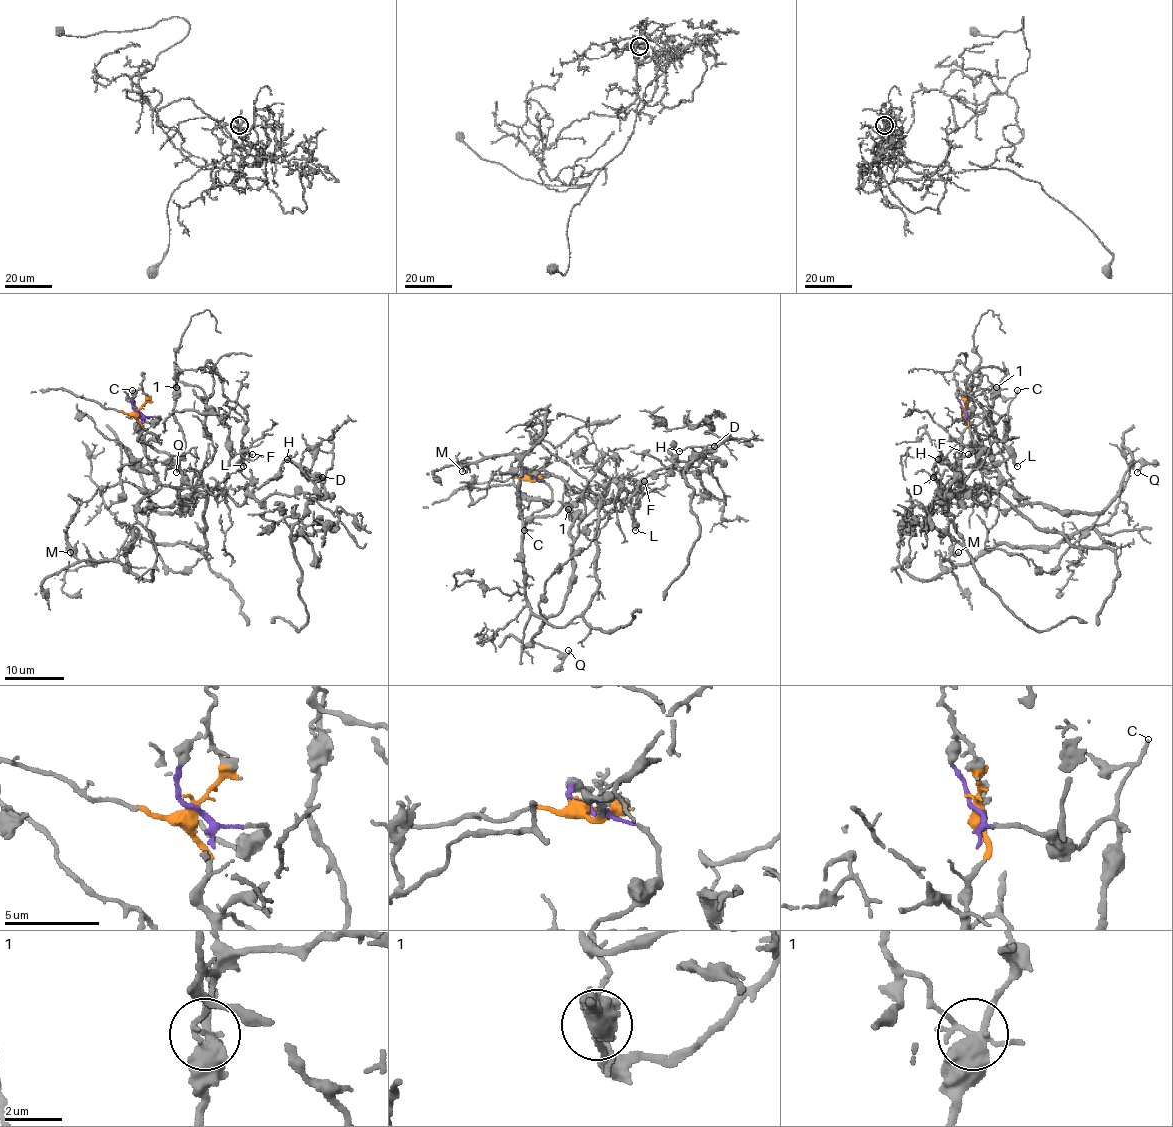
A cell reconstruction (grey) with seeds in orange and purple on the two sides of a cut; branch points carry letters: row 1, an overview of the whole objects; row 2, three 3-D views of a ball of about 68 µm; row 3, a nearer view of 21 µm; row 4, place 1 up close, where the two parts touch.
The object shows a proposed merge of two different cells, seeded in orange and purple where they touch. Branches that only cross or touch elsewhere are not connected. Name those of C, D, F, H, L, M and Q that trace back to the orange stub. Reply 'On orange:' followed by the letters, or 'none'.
On orange: D, F, H, M

